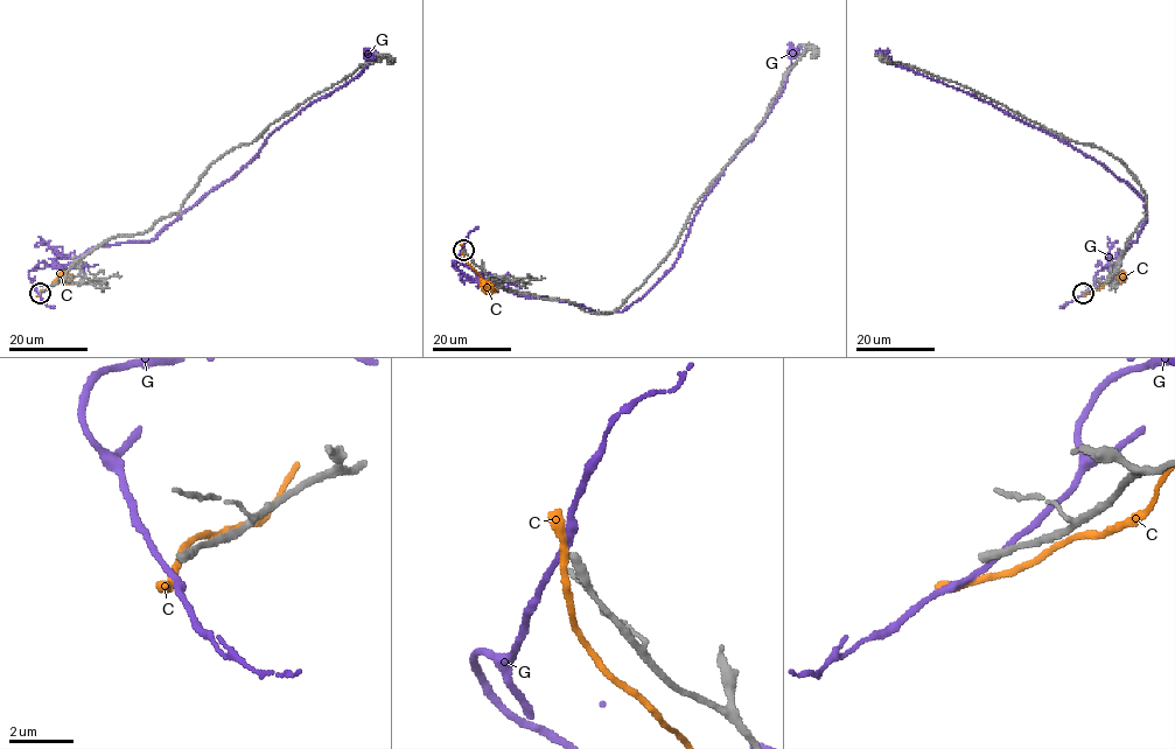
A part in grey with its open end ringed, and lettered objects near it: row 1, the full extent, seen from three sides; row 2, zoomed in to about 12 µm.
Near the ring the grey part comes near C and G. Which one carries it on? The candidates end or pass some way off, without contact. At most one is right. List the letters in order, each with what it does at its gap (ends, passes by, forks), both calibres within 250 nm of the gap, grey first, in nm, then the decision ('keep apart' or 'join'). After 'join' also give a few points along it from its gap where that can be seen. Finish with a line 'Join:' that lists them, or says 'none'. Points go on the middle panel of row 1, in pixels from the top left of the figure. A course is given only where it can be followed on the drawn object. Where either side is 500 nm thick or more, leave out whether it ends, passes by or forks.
C: it passes by | 280/190 nm | join | via (463, 250), (464, 259), (485, 286)
G: it passes by | 280/180 nm | keep apart
Join: C

